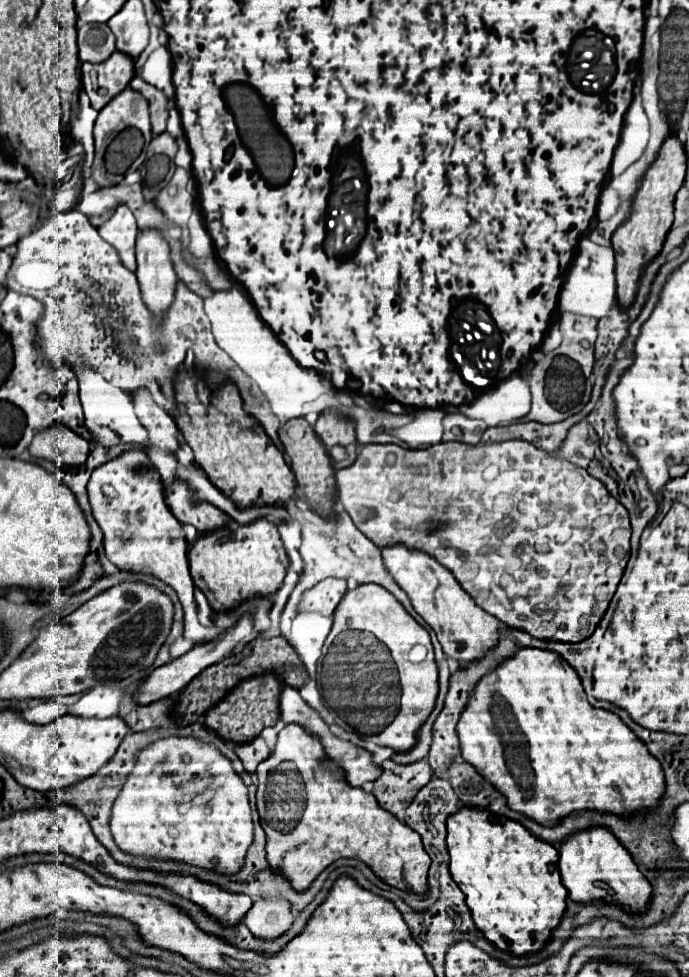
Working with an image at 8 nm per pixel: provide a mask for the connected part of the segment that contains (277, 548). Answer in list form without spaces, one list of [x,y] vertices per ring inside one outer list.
[[[268,517],[254,519],[248,525],[238,525],[232,533],[228,531],[226,539],[222,541],[218,541],[218,529],[198,533],[196,541],[190,545],[188,559],[192,559],[190,573],[194,585],[208,597],[214,611],[226,611],[252,595],[276,593],[288,567],[288,557],[278,527],[276,523],[268,521]]]

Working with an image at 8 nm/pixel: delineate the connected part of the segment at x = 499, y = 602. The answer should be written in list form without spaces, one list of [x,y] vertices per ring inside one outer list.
[[[454,441],[454,443],[430,445],[426,449],[404,449],[400,445],[376,445],[376,443],[370,445],[368,443],[366,447],[360,449],[356,461],[350,467],[336,471],[336,487],[338,487],[338,495],[336,495],[338,507],[346,509],[352,521],[356,523],[356,527],[362,533],[366,533],[368,539],[372,539],[378,547],[400,541],[410,549],[422,549],[434,555],[438,563],[442,563],[446,569],[454,573],[458,583],[476,601],[476,605],[480,605],[484,611],[498,617],[502,623],[516,629],[524,629],[538,639],[578,643],[590,637],[598,621],[608,609],[608,603],[620,583],[622,571],[630,555],[630,519],[624,505],[620,505],[598,479],[588,475],[588,471],[548,451],[542,451],[526,441],[504,441],[504,443],[494,443],[494,445],[482,445],[482,443],[466,445],[466,443]]]

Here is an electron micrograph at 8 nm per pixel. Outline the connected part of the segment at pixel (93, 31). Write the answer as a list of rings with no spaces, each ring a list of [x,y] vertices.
[[[84,23],[78,27],[78,57],[80,61],[100,63],[116,51],[114,33],[106,23]]]

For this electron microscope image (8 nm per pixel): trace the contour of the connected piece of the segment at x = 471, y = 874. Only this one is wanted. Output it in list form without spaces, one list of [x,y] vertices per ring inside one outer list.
[[[462,807],[448,817],[448,851],[450,851],[450,875],[466,895],[472,919],[476,927],[498,949],[524,955],[538,951],[550,939],[552,929],[560,923],[566,909],[568,891],[562,885],[558,873],[558,851],[552,843],[534,839],[526,827],[512,819],[498,819],[490,811],[478,811],[478,807]]]

